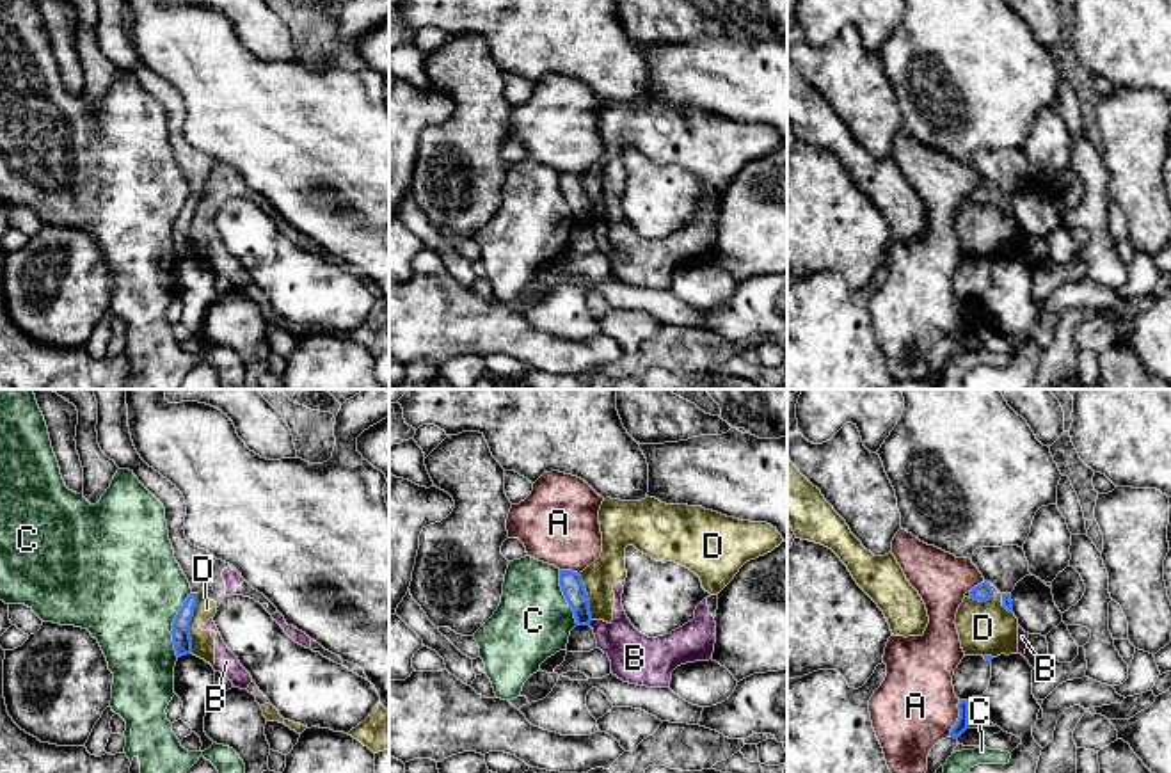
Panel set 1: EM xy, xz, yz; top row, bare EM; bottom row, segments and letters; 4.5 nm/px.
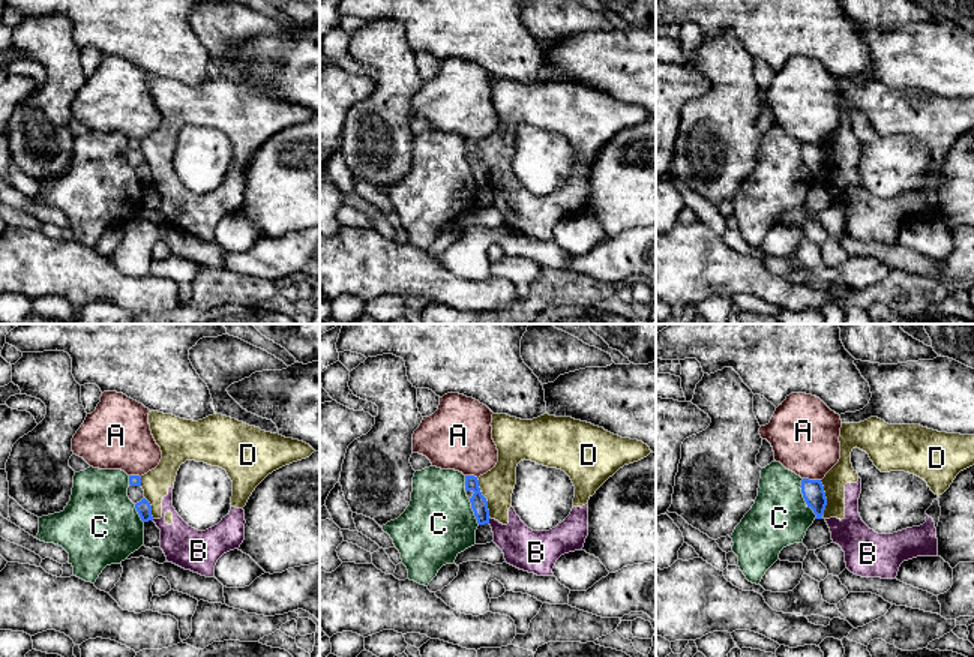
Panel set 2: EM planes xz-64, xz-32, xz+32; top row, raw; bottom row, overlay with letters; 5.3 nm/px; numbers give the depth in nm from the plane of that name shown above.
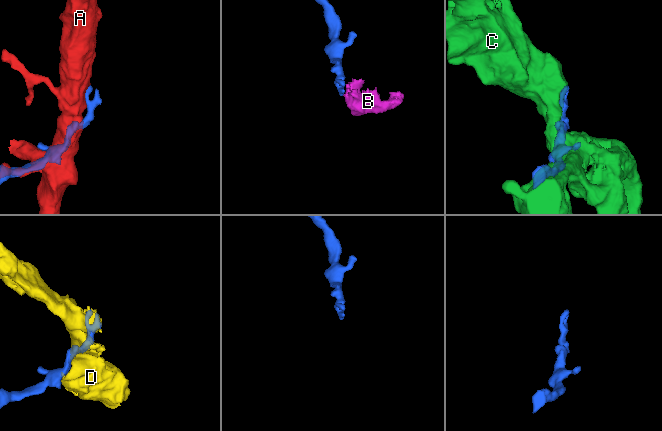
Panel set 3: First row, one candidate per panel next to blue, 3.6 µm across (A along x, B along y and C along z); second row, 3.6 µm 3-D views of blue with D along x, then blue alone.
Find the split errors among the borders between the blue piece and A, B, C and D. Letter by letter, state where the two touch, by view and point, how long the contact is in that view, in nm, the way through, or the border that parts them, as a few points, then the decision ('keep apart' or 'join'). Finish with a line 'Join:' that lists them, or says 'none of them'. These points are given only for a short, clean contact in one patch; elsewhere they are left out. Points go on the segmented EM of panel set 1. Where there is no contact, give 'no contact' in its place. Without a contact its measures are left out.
A: yz (958, 718) | 170 nm | keep apart
B: xz (590, 621) | 30 nm | along xz (592, 621), (589, 624) | keep apart
C: xy (173, 624) | 300 nm | keep apart
D: xy (189, 622) | 260 nm | along xy (198, 594), (198, 605), (191, 621), (191, 651) | keep apart
Join: none of them

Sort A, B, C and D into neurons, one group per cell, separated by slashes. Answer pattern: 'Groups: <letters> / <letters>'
Groups: A / B D / C

